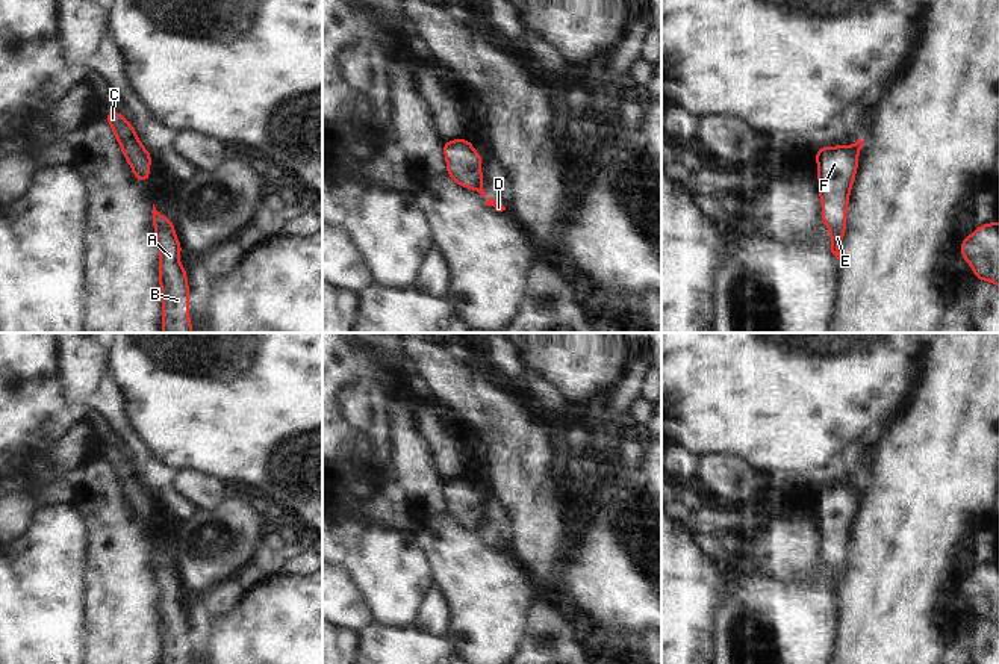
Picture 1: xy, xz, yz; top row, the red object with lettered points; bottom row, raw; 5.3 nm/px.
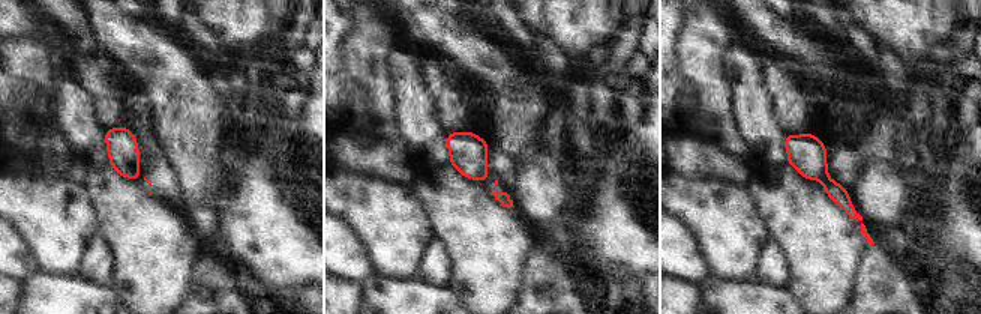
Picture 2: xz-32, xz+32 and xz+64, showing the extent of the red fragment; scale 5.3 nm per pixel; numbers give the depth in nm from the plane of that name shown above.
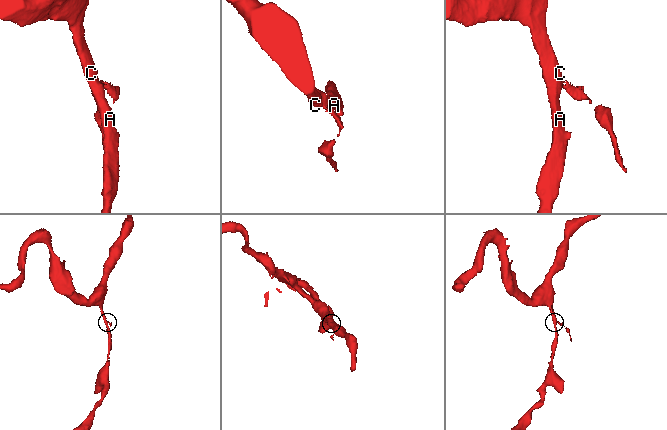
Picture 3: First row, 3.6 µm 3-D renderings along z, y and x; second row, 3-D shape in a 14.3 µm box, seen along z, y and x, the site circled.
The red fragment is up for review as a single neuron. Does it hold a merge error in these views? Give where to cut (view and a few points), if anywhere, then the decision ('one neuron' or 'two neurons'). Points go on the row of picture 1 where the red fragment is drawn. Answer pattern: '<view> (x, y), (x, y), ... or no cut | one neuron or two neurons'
xz (480, 186), (476, 189) | two neurons

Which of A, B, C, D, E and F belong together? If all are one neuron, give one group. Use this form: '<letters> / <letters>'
A B C E F / D

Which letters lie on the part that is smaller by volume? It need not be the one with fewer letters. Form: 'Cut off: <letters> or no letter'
Cut off: D.

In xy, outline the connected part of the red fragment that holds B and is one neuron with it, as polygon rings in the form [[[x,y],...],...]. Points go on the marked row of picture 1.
[[[153,204],[156,245],[160,250],[159,281],[162,299],[162,333],[192,333],[189,322],[189,286],[185,266],[179,262],[180,242],[174,224]]]

